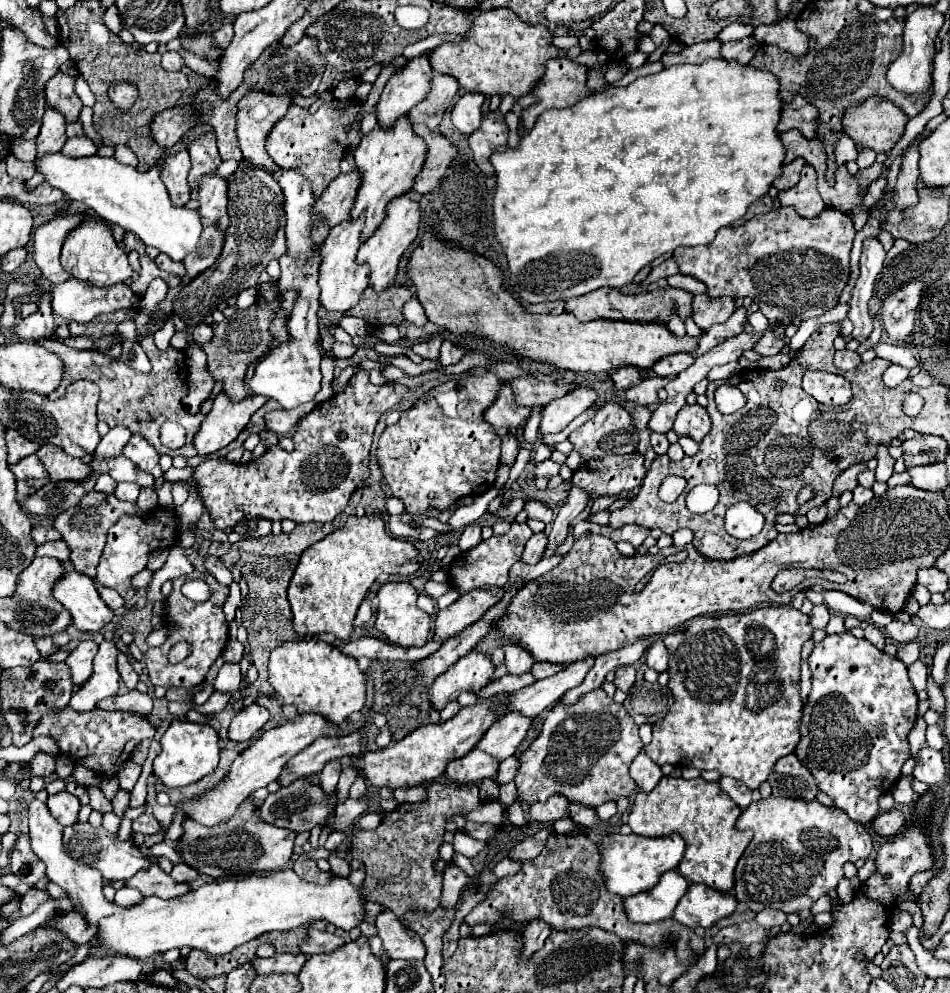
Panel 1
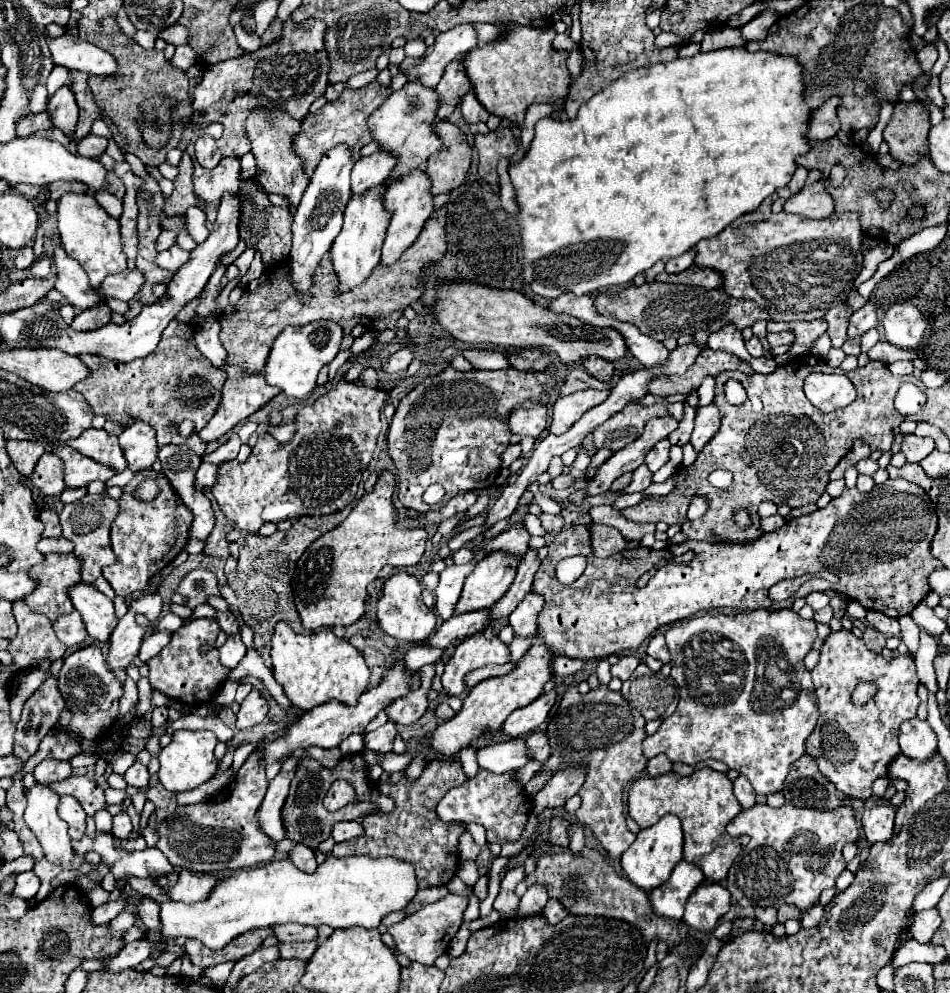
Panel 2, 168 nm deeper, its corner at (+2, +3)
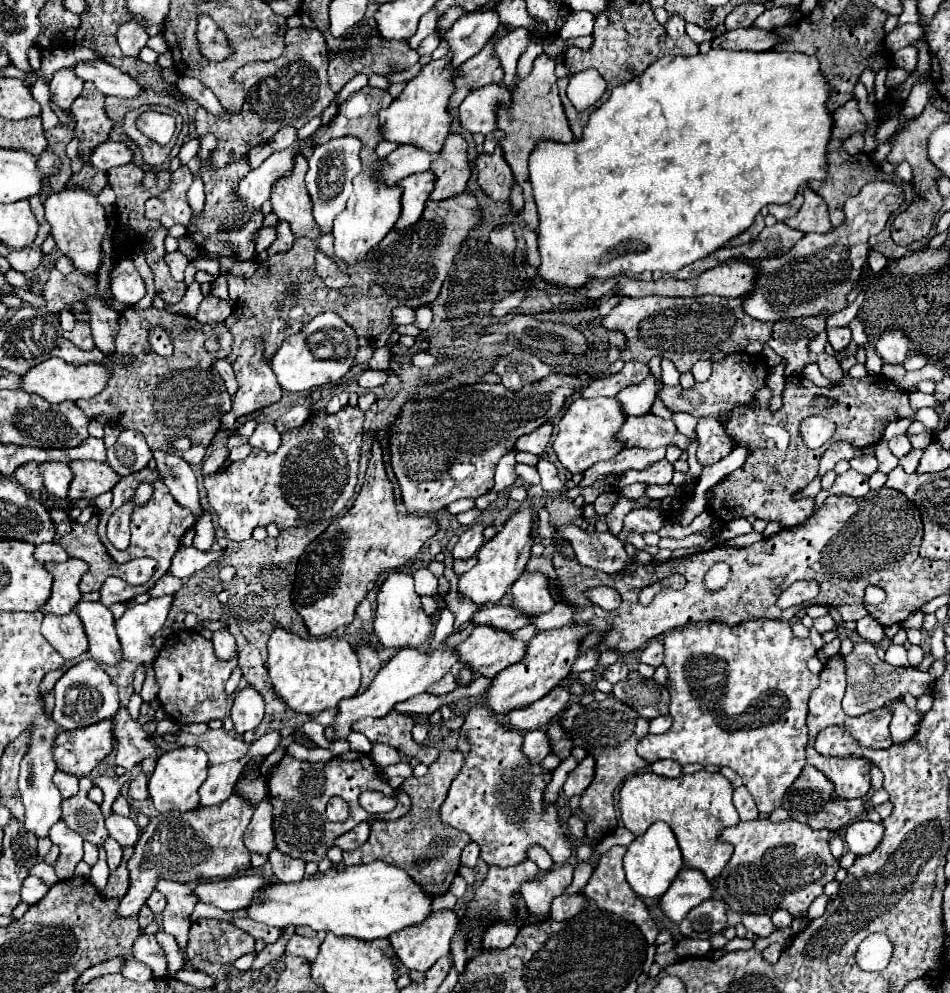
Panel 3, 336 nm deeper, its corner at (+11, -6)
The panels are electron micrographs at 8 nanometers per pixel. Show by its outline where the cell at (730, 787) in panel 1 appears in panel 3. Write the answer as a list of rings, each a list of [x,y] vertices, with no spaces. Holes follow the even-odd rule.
[[[744,786],[734,790],[734,806],[736,806],[738,814],[740,814],[740,820],[744,820],[744,822],[746,820],[756,820],[760,816],[760,812],[758,812],[758,808],[754,804],[754,798],[750,796],[750,792]]]

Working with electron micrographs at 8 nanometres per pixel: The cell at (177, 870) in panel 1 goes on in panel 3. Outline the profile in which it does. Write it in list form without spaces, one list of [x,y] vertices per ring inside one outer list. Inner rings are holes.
[[[154,892],[148,900],[146,900],[148,908],[154,912],[154,914],[162,914],[162,910],[166,908],[166,898],[160,894],[160,892]]]

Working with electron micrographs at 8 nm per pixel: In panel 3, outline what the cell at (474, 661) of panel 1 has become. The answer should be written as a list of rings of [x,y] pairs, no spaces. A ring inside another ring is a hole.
[[[476,626],[456,650],[460,662],[468,664],[478,674],[494,678],[500,670],[524,658],[526,644],[512,638],[510,632],[496,630],[494,626]]]

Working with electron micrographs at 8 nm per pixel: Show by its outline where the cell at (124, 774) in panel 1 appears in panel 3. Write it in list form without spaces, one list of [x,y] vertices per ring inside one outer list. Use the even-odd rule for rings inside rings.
[[[140,772],[132,782],[130,782],[130,788],[128,788],[128,796],[132,800],[146,800],[150,794],[148,794],[148,776],[144,772]]]

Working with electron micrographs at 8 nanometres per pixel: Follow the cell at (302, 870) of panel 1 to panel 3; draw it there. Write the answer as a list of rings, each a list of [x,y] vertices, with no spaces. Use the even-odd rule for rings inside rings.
[[[272,850],[268,854],[268,860],[272,864],[274,876],[280,882],[298,882],[304,878],[304,862],[300,862],[296,858],[288,858],[280,850]]]

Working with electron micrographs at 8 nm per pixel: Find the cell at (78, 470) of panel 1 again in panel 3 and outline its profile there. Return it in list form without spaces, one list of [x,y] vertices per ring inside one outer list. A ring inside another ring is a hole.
[[[78,460],[70,462],[74,472],[74,480],[70,484],[70,500],[80,498],[96,498],[104,492],[110,492],[120,476],[106,464],[106,462],[92,462],[92,460]]]

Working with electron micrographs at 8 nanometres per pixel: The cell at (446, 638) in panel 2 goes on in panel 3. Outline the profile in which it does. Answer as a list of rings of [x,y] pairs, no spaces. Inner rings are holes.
[[[490,606],[490,608],[482,608],[480,612],[476,612],[472,622],[490,624],[494,628],[514,632],[518,628],[524,628],[526,624],[532,624],[534,618],[524,618],[524,614],[520,614],[520,610],[516,610],[514,606]]]

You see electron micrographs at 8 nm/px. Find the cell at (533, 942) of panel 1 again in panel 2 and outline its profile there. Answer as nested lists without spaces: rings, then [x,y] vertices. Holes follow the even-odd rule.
[[[549,899],[543,909],[543,917],[547,917],[549,925],[557,925],[559,921],[563,921],[567,917],[567,911],[563,909],[563,905],[557,899]]]

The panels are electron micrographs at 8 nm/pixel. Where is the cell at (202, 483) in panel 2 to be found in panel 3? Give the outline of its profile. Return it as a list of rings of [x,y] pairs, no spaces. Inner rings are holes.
[[[222,446],[222,448],[216,448],[208,458],[206,458],[206,462],[202,464],[204,466],[204,474],[208,476],[208,474],[212,474],[212,472],[216,472],[222,464],[224,464],[224,460],[226,460],[226,456],[228,456],[228,448],[226,446]]]

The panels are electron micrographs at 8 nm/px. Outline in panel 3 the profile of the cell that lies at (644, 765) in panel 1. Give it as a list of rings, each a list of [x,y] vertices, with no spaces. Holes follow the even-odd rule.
[[[658,760],[650,768],[654,774],[666,776],[666,778],[678,778],[682,774],[682,766],[678,762],[672,762],[672,760]]]

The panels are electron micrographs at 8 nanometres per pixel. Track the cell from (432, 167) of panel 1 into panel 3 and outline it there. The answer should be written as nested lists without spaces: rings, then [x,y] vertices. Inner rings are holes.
[[[450,134],[440,152],[440,158],[432,162],[430,168],[436,174],[436,190],[432,192],[432,200],[448,200],[466,190],[472,166],[468,160],[468,142],[460,134]]]

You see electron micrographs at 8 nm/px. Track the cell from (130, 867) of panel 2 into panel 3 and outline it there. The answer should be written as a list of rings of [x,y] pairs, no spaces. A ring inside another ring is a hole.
[[[160,880],[156,886],[168,900],[168,920],[162,920],[162,930],[176,936],[178,946],[184,950],[188,944],[188,930],[190,930],[190,914],[194,912],[196,894],[192,894],[190,884]]]

